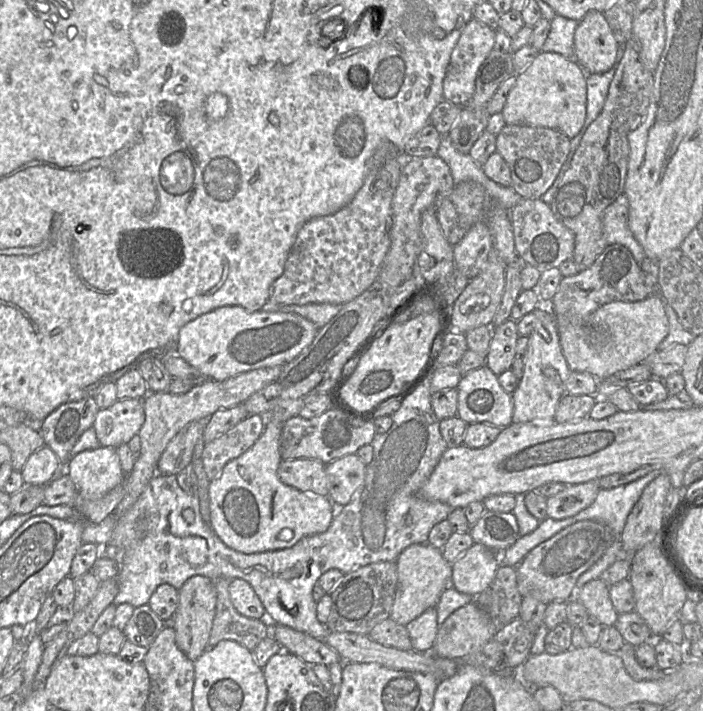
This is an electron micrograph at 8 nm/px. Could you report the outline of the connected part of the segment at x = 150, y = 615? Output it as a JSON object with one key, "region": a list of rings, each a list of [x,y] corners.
{"region":[[[145,604],[134,609],[123,633],[126,640],[148,648],[163,628],[164,621],[148,604]]]}

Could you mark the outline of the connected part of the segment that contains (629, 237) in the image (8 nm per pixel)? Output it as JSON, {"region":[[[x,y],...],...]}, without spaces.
{"region":[[[621,194],[603,213],[603,233],[608,245],[621,244],[627,247],[640,265],[646,257],[644,249],[633,236],[628,226],[629,202],[625,194]]]}

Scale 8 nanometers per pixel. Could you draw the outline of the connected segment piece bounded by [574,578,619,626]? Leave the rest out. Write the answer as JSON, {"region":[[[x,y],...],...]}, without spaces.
{"region":[[[600,578],[591,580],[576,590],[574,598],[603,626],[615,626],[618,612],[610,599],[610,586]]]}

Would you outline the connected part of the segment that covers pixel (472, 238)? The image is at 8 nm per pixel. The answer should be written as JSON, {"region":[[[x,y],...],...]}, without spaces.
{"region":[[[484,221],[474,224],[463,239],[453,246],[456,268],[468,279],[476,277],[487,262],[493,239]]]}

